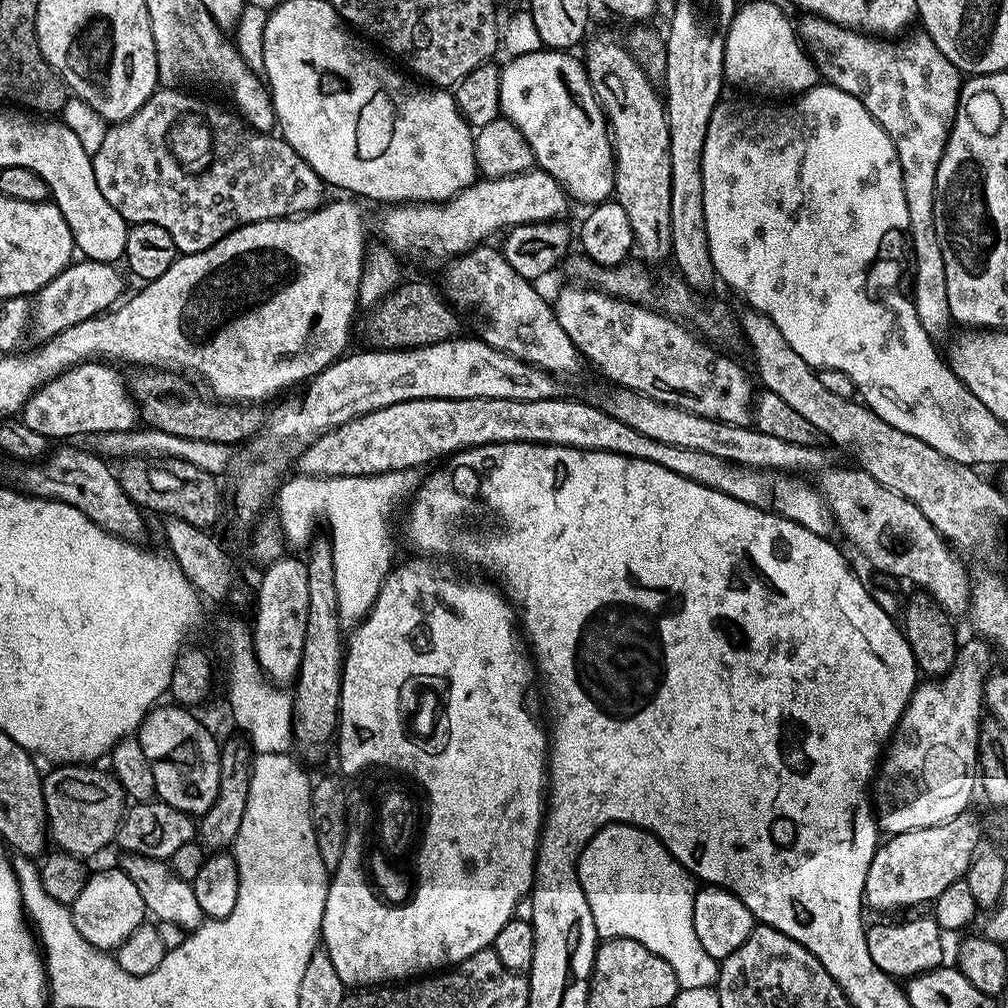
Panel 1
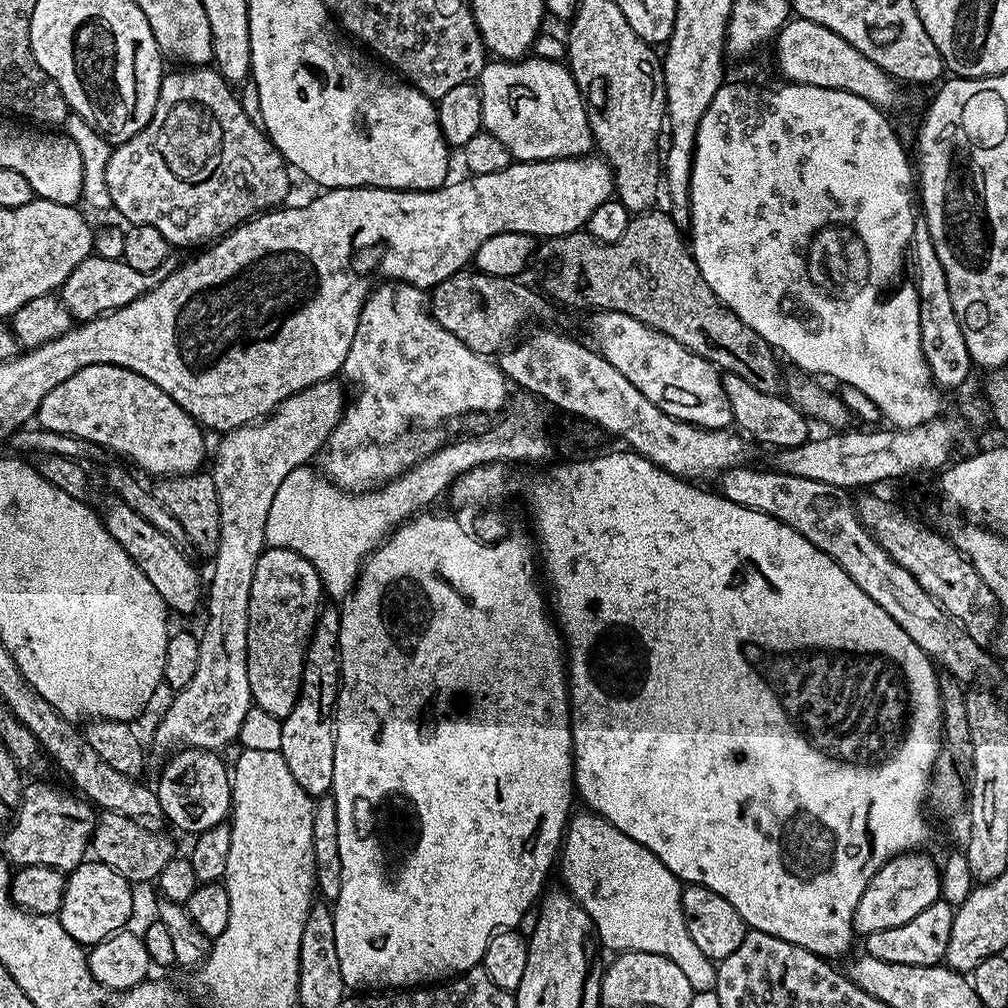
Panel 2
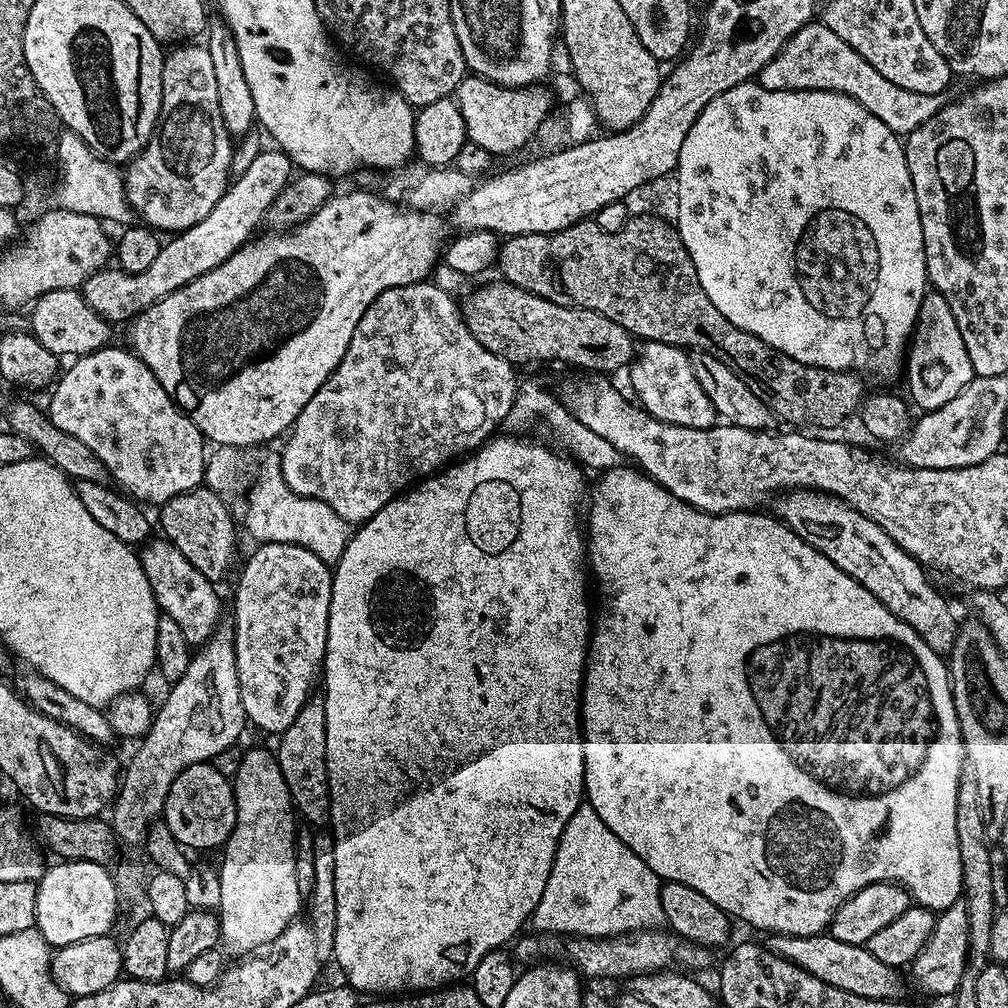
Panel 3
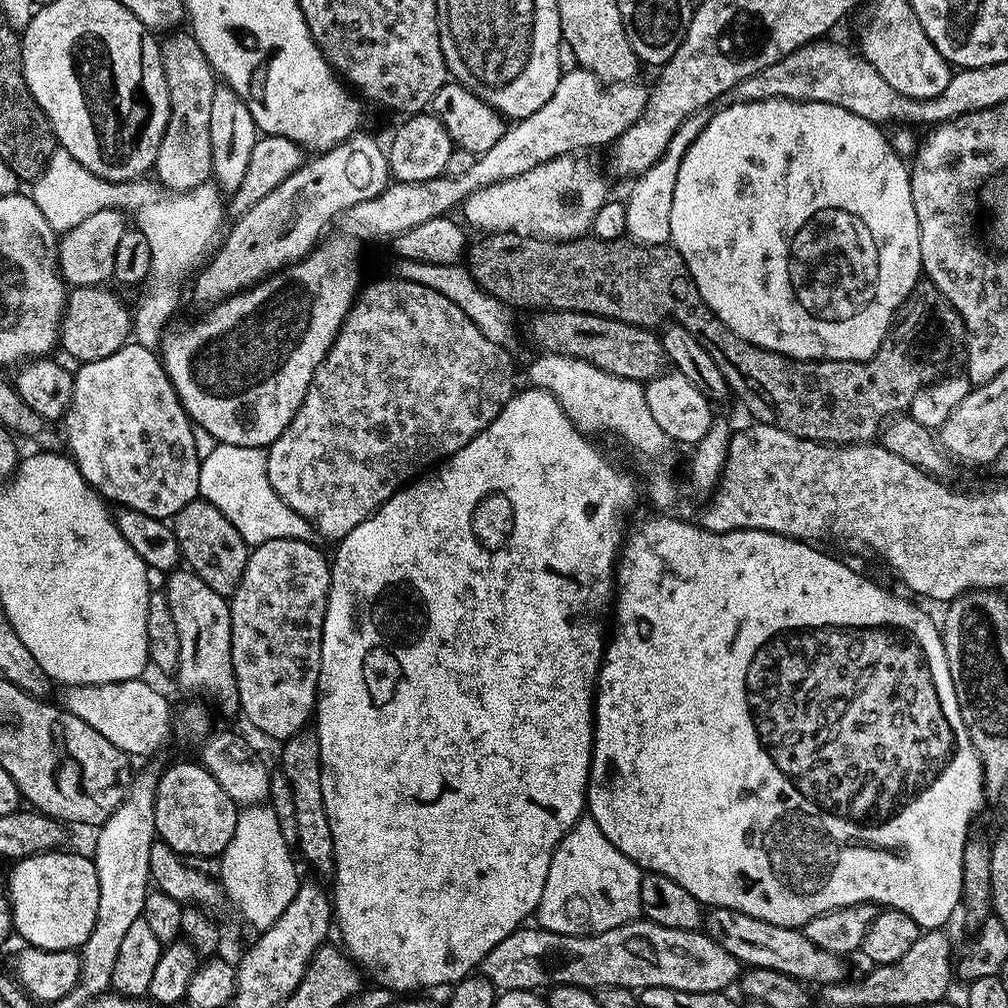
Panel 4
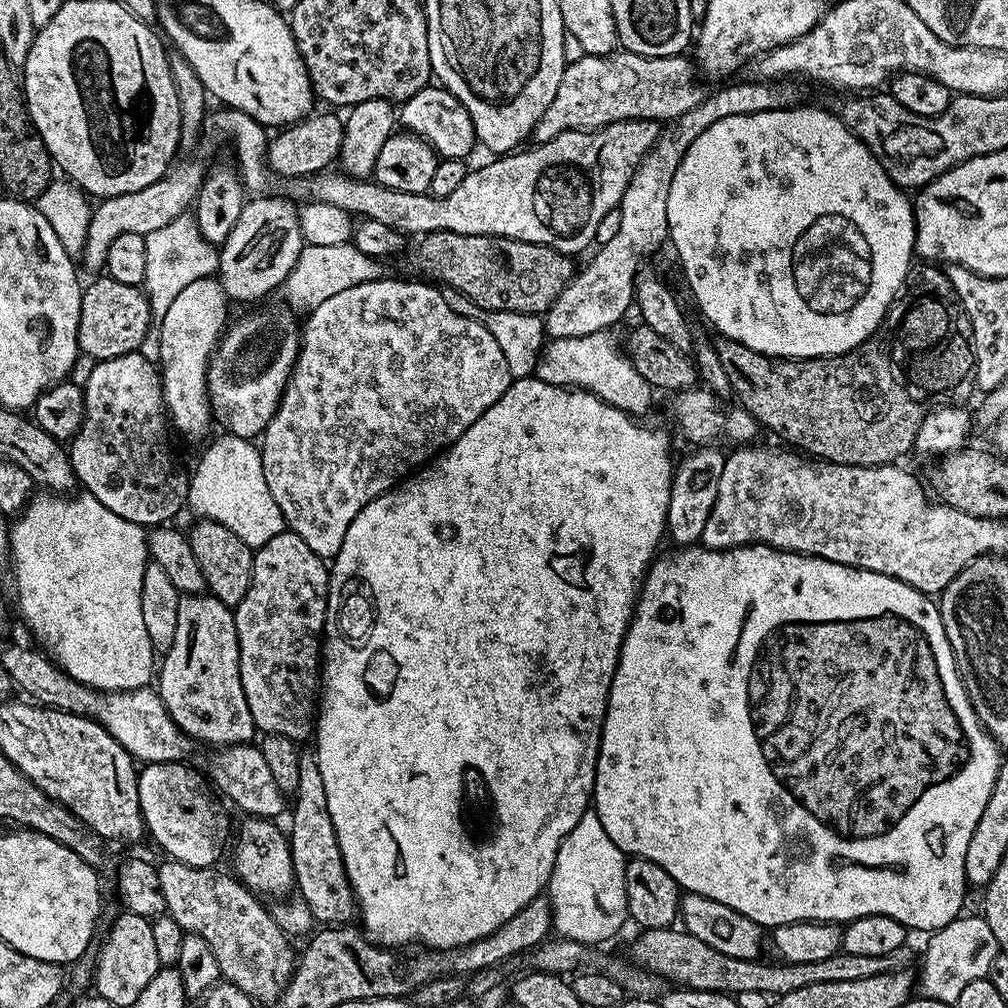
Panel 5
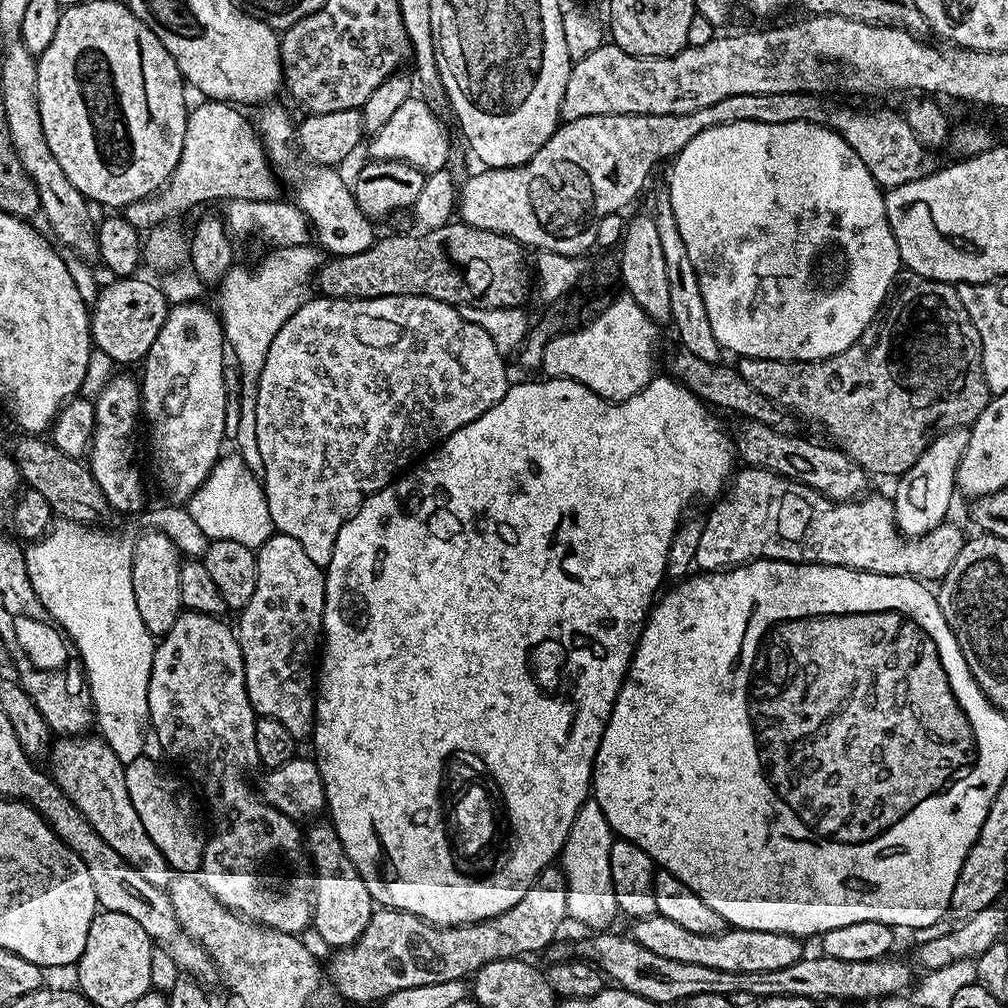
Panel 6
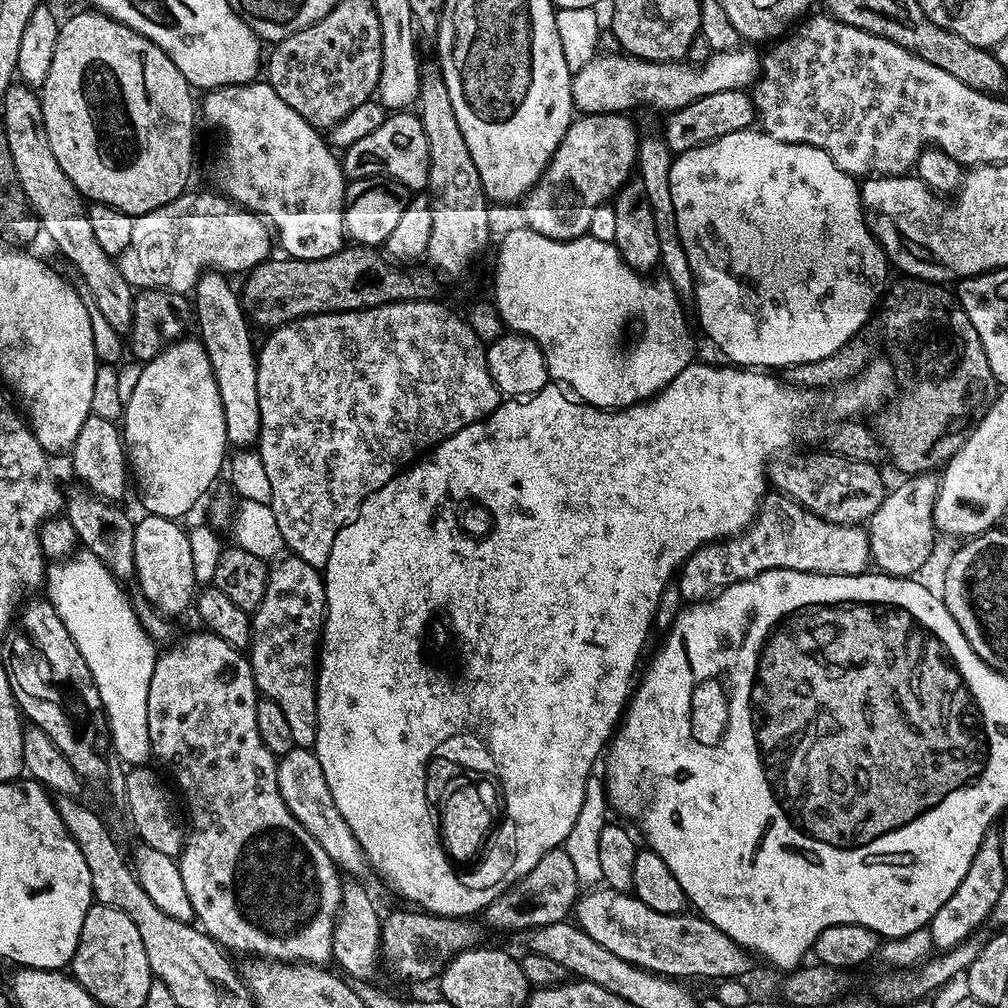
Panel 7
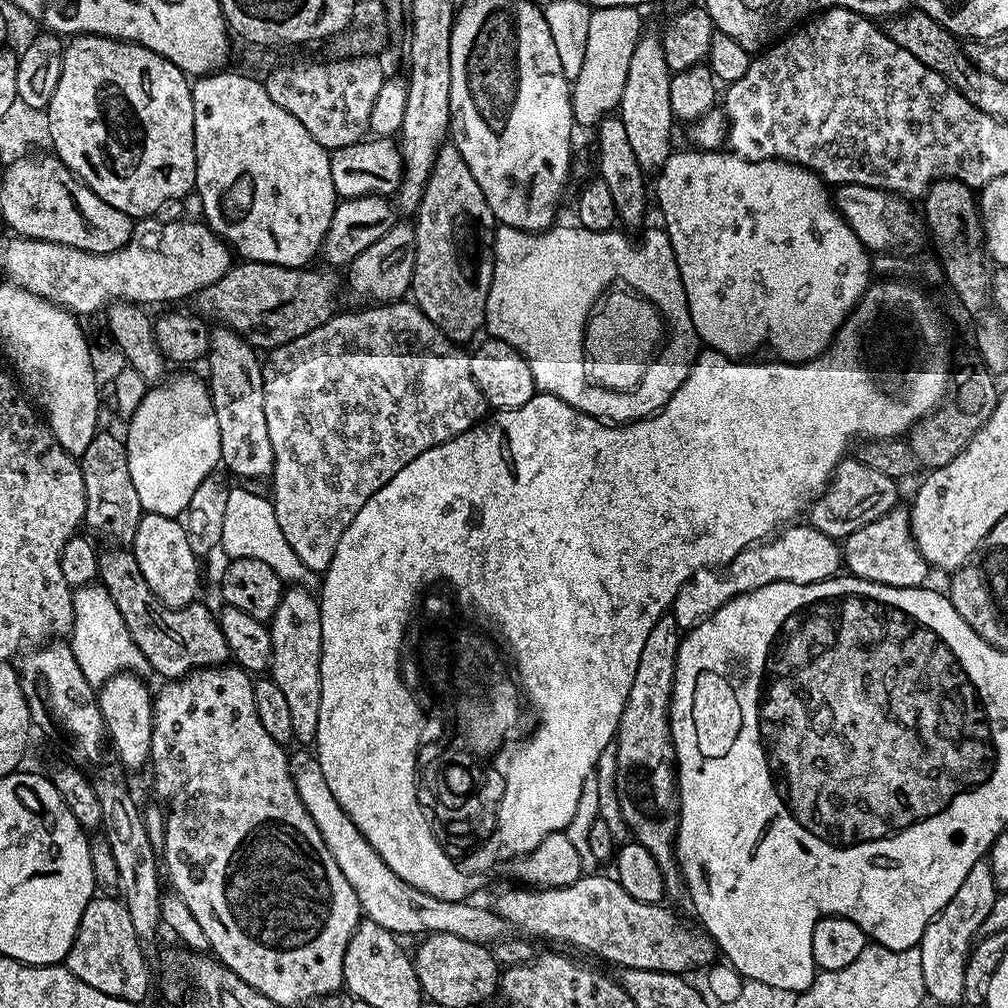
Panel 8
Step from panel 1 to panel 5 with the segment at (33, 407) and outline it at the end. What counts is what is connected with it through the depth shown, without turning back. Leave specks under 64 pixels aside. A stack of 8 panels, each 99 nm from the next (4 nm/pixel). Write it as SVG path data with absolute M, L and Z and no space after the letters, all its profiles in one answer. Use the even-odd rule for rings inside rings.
M140 350L130 354L122 354L118 358L101 360L94 366L94 370L90 373L89 381L86 382L83 390L84 421L70 441L70 455L79 487L87 495L98 498L98 502L102 502L102 506L106 506L106 510L114 510L114 514L118 514L118 518L122 518L134 526L145 526L144 524L148 524L147 526L164 526L169 522L175 521L172 519L179 514L180 507L183 509L188 502L189 473L187 471L183 472L176 465L176 456L172 453L172 444L164 437L167 432L170 432L170 421L168 419L168 409L164 407L164 387L160 381L159 367L153 361L144 357L143 351Z

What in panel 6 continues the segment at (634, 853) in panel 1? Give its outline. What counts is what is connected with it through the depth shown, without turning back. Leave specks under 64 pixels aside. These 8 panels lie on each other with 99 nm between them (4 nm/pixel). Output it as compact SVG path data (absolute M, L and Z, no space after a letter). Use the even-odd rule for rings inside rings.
M591 798L584 801L574 818L574 826L570 826L570 834L564 843L564 850L558 857L559 867L564 870L566 878L566 906L569 917L580 924L585 924L590 930L604 930L609 927L611 920L618 916L616 899L614 898L614 882L610 882L610 846L614 833L606 822L606 814L598 806L598 802Z

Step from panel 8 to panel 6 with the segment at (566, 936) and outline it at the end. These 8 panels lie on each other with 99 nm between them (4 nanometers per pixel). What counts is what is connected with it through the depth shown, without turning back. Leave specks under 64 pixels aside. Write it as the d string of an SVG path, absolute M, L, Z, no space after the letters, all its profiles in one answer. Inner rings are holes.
M654 915L637 920L631 925L630 936L648 950L674 962L710 966L722 971L772 971L785 969L806 956L801 937L778 934L770 930L746 930L729 927L718 934L694 934L670 922L670 918Z

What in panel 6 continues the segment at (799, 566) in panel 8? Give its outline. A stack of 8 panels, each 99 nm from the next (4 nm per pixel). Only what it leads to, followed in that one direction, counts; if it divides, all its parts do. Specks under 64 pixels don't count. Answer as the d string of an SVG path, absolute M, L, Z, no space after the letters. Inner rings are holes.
M744 466L741 469L731 477L722 498L709 507L713 508L704 520L695 562L695 567L704 572L727 570L737 564L748 564L751 560L789 560L795 564L829 564L857 568L860 572L915 576L925 582L939 582L950 566L954 566L954 558L958 558L966 539L965 533L960 533L952 522L939 524L925 536L905 538L896 526L896 506L889 497L887 500L884 496L868 494L863 498L837 502L810 486L788 480L765 468Z

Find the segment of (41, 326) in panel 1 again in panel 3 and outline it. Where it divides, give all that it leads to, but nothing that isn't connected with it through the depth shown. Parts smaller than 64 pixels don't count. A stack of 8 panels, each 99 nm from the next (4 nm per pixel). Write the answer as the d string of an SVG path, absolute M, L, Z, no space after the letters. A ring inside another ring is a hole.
M269 146L245 166L244 173L237 180L235 177L229 183L222 198L218 198L214 210L210 210L202 222L161 243L158 258L154 258L150 270L125 272L119 266L105 266L90 274L90 278L86 278L82 285L86 302L90 302L90 306L94 306L94 310L113 325L119 326L120 323L123 325L135 320L138 314L166 298L166 294L174 294L174 290L185 288L194 282L194 278L210 274L210 270L222 266L230 254L249 243L257 235L256 227L265 223L270 206L293 176L292 159L279 148Z

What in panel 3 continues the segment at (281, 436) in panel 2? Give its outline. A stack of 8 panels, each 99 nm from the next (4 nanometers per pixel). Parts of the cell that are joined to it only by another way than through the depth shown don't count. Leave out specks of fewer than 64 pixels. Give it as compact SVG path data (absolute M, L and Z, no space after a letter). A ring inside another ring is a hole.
M222 622L214 630L214 634L204 644L199 645L192 653L192 661L190 666L186 670L186 674L182 674L182 678L178 678L176 684L171 685L167 689L168 697L165 698L161 704L155 709L152 717L152 725L148 727L148 732L139 741L140 744L136 748L136 753L132 756L132 761L128 764L128 769L125 767L122 772L122 779L118 784L118 791L114 797L114 803L111 805L110 813L112 812L112 818L110 817L110 825L117 841L123 842L124 840L128 844L136 844L136 846L143 845L148 828L151 824L163 813L164 803L167 800L167 792L170 790L171 784L184 770L195 764L206 764L215 761L215 756L220 756L240 735L243 734L244 728L246 729L246 717L244 715L244 707L242 706L242 690L238 686L238 666L236 665L236 655L234 654L234 630L231 623Z

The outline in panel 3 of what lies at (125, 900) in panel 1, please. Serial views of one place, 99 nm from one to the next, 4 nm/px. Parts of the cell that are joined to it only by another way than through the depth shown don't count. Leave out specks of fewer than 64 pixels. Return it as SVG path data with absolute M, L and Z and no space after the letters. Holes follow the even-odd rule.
M65 860L45 867L36 884L36 926L53 949L65 948L82 938L109 935L122 897L115 875L105 865L84 860Z

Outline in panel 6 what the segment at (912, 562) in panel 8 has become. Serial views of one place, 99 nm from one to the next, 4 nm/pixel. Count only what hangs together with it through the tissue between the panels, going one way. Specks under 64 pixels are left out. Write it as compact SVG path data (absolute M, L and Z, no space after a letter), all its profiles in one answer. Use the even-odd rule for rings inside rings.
M951 428L949 432L931 437L922 458L918 458L918 462L914 462L914 466L899 477L897 484L900 485L894 495L896 526L905 537L925 536L949 519L948 511L952 508L952 496L957 495L956 475L968 445L968 433L968 428Z

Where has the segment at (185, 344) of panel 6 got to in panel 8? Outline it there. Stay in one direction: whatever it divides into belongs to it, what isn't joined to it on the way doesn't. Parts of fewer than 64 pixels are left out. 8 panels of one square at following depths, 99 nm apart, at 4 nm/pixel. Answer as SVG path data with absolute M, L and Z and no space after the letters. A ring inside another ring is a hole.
M180 370L177 376L169 375L159 386L152 386L147 389L145 396L138 403L137 409L134 410L132 416L127 417L128 436L123 437L124 449L126 450L126 458L130 466L130 478L134 482L134 490L138 493L138 502L144 512L153 512L154 514L162 514L173 518L179 517L188 511L194 490L198 489L202 480L210 473L217 471L218 465L221 463L220 451L222 450L222 434L218 434L218 414L214 414L214 402L212 394L208 390L207 383L203 379L200 380L196 376L191 376L191 371Z

